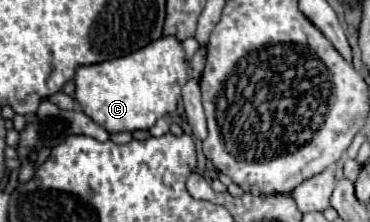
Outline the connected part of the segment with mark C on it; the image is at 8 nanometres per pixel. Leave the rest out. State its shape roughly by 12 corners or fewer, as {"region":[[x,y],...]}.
{"region":[[170,35],[76,71],[108,133],[174,113],[190,61]]}

